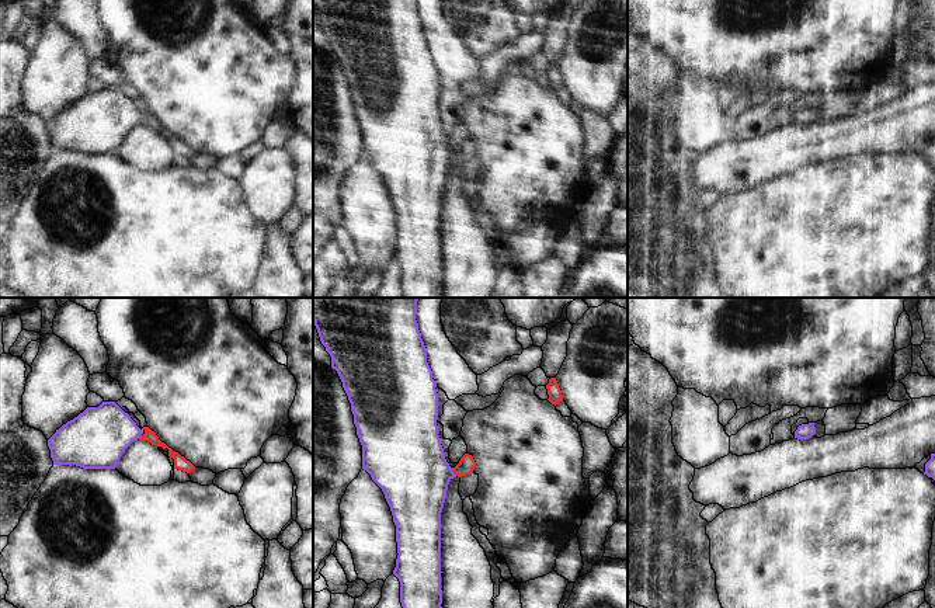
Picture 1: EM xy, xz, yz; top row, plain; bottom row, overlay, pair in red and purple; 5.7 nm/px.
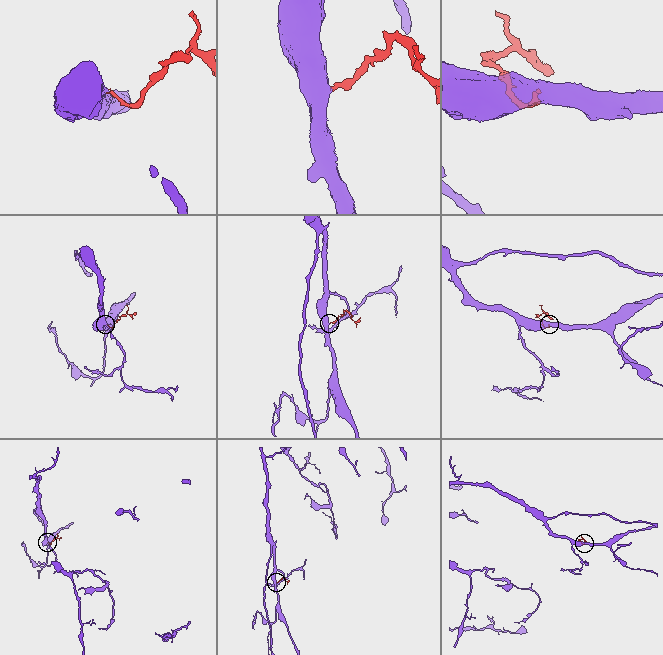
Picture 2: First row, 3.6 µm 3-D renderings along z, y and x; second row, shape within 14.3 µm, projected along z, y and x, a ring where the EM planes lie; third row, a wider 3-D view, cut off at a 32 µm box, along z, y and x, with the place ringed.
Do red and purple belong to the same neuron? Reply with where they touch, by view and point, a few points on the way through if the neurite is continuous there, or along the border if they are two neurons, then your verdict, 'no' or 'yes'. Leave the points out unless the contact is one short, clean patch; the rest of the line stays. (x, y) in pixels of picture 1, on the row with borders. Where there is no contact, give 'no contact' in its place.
xz (454, 471) | across xz (466, 464), (454, 471), (410, 468) | yes

